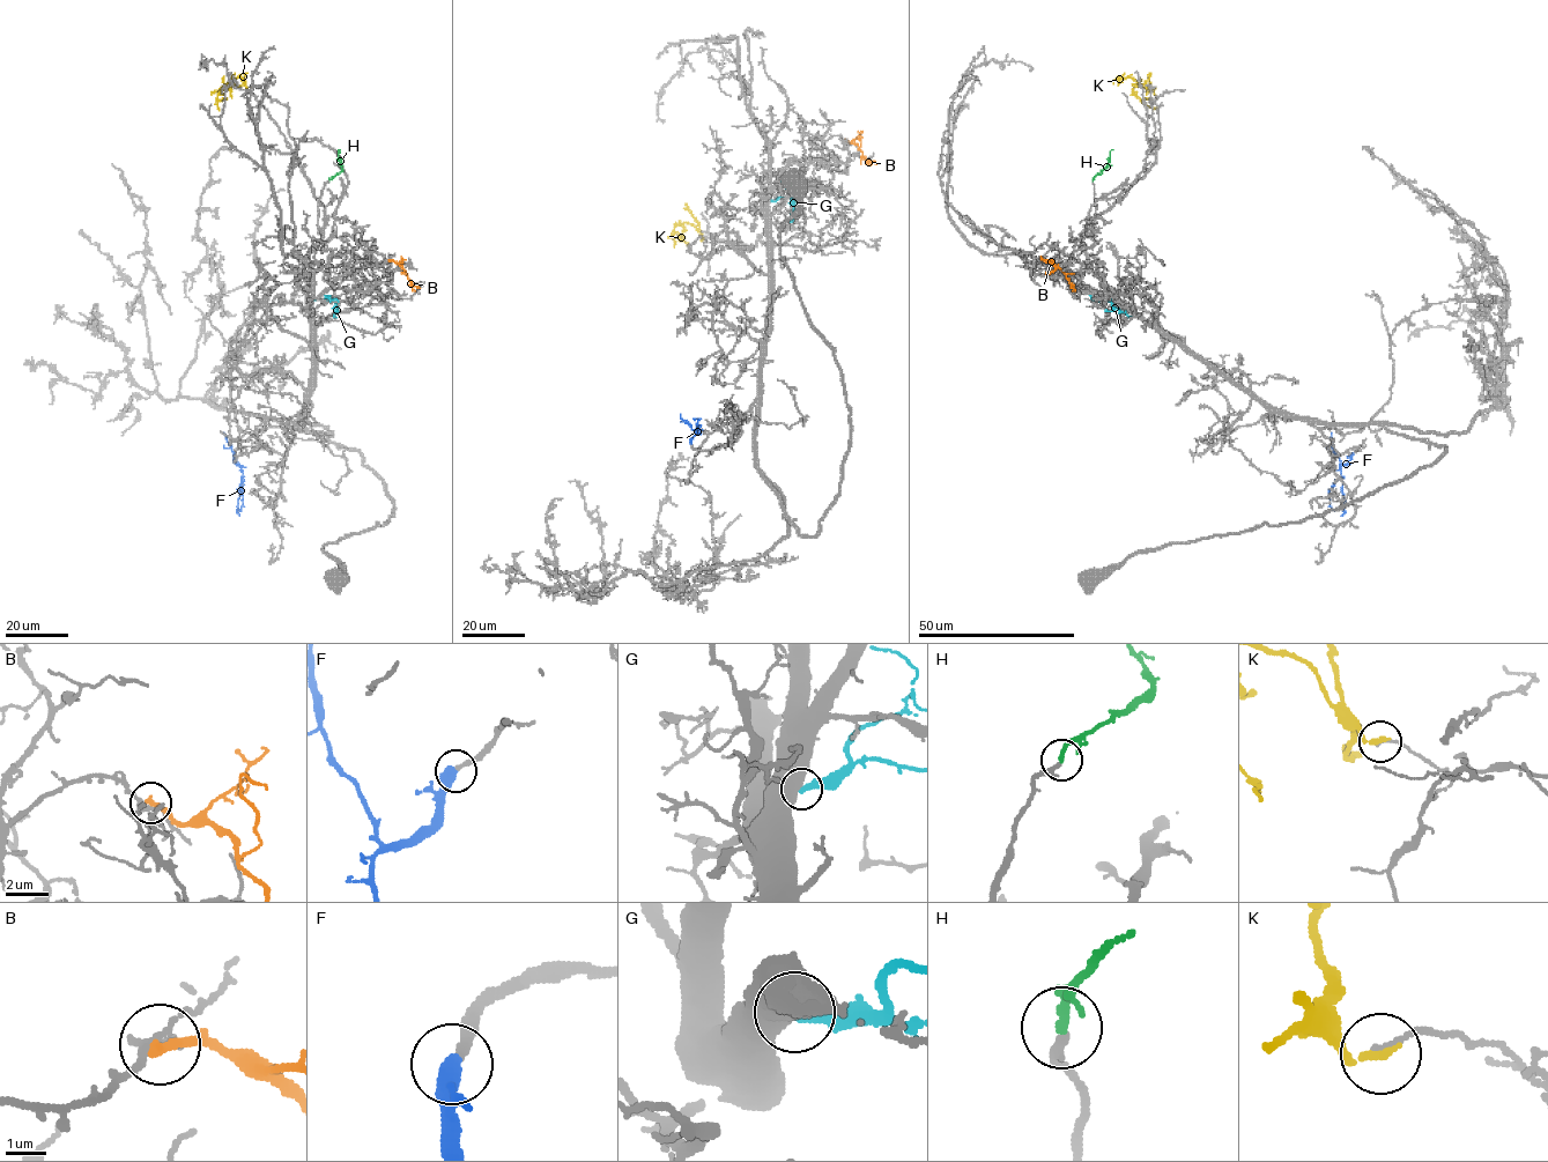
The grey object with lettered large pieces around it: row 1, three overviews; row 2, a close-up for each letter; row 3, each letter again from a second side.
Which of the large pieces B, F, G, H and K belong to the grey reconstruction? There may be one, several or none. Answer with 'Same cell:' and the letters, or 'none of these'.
Same cell: F, H

